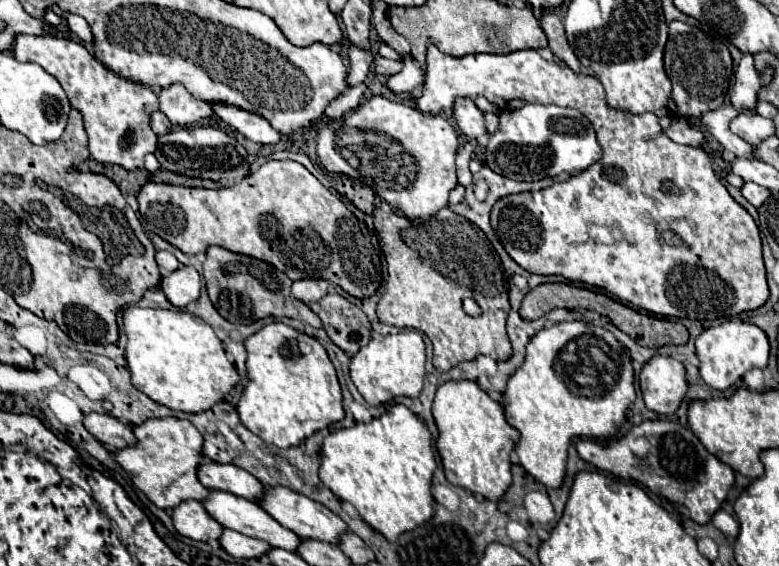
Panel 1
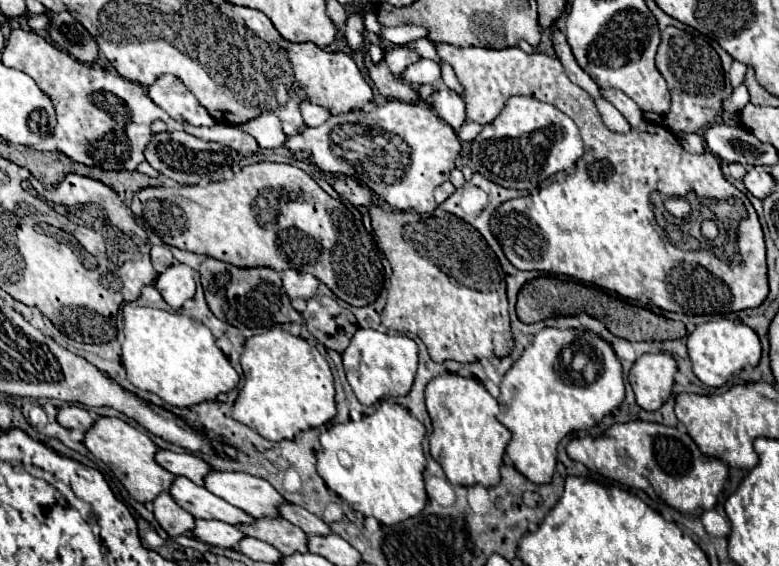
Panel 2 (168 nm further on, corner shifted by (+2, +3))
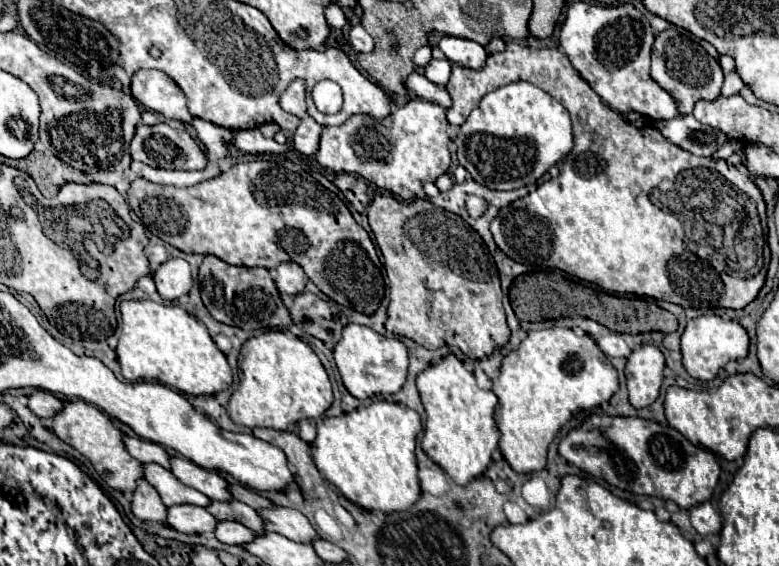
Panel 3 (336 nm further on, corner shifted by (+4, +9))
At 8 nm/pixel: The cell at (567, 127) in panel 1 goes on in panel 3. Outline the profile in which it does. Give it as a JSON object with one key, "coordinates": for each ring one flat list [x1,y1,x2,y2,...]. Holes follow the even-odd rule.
{"coordinates":[[515,82,501,86,479,102,471,112,467,122,461,126,459,136,455,138,459,164,483,186,491,190,515,190,521,186,535,184,553,164,561,162,573,150,573,128,569,112,561,102,549,96,545,90,531,86,529,82]]}

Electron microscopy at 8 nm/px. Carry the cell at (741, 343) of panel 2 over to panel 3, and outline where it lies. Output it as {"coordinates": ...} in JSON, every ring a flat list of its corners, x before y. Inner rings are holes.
{"coordinates":[[699,316,687,322,687,328,681,336,681,354,685,370,697,380,713,380,719,370,731,360,743,360,749,354,749,336,747,330,733,320,723,320,721,316]]}

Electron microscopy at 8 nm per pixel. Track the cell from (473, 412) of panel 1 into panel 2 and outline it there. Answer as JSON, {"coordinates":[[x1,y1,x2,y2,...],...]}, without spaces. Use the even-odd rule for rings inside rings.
{"coordinates":[[441,374,427,384,425,404,433,422,429,452,445,470,449,482,455,486,481,484,487,488,499,484,499,468,511,440,511,432,495,418,499,412,497,400,473,378]]}

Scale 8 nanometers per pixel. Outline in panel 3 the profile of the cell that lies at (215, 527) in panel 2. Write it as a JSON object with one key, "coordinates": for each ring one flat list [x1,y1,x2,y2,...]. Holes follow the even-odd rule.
{"coordinates":[[171,506,167,514,167,524,183,534,211,534,215,532,219,520,213,518,205,508,199,506]]}

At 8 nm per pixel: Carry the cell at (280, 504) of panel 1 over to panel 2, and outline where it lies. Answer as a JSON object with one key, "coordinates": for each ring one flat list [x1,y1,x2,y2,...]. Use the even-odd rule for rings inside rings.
{"coordinates":[[211,472,203,478,203,486,253,518,279,518,277,506,285,504,269,482,243,472]]}

